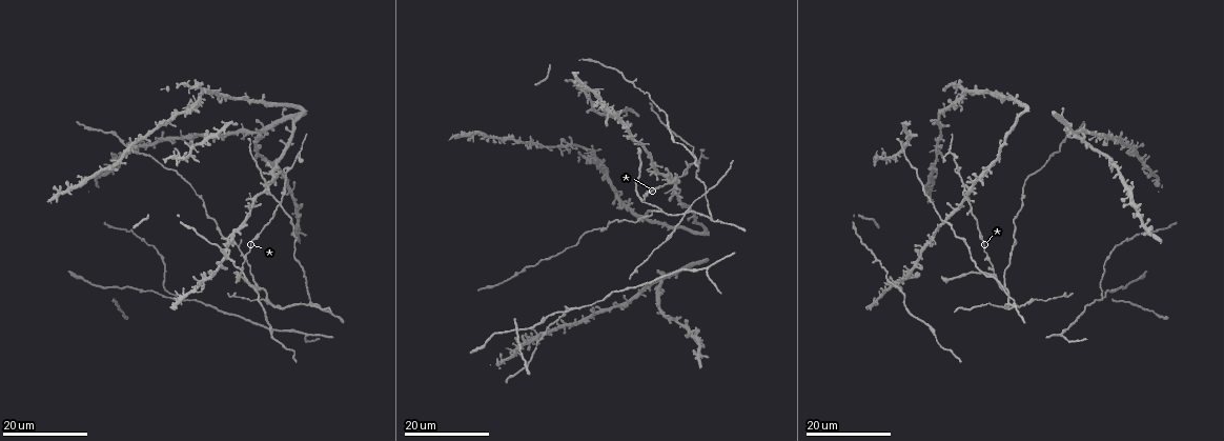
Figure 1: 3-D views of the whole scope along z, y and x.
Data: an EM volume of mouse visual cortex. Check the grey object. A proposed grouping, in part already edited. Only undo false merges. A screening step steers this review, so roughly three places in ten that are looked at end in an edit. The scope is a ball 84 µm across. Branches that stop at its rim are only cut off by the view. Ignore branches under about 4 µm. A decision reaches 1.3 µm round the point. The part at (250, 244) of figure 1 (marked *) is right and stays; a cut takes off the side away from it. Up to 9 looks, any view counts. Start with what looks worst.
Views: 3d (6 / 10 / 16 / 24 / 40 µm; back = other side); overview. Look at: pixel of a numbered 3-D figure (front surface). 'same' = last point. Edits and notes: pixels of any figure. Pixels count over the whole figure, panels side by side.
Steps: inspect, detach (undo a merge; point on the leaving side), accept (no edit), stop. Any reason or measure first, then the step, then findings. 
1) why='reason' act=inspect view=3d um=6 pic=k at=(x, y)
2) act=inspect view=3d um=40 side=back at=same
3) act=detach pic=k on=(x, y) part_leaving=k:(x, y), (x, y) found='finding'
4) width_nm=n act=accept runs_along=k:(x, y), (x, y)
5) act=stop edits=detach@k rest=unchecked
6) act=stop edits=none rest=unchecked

why='branch point' act=inspect view=3d um=16 pic=1 at=(308, 337)

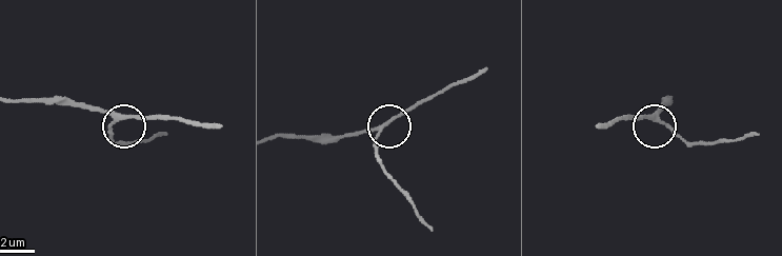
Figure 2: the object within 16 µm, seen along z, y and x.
why='closer look' act=inspect view=3d um=10 pic=2 at=(657, 122)

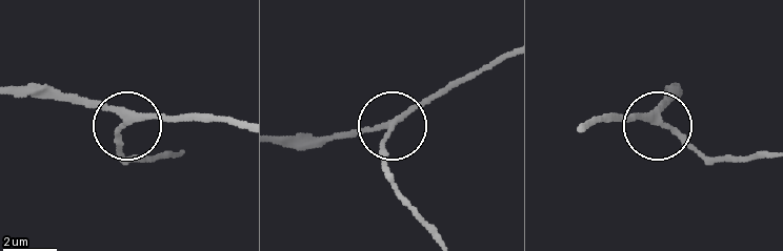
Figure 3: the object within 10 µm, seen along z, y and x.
act=accept runs_along=3:(17, 88), (51, 88), (112, 108), (123, 120), (123, 161) found='all the same neuron'

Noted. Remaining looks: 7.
why='three arms meet' act=inspect view=3d um=24 pic=1 at=(1008, 307)

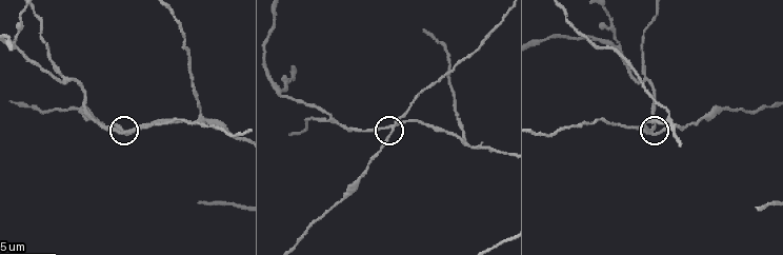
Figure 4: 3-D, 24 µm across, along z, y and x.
act=inspect view=3d um=6 pic=4 at=(393, 130)

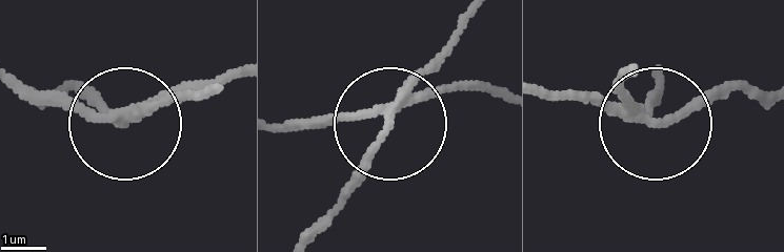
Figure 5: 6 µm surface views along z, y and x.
act=detach pic=5 on=(369, 162) part_leaving=5:(397, 106), (363, 182), (310, 237) found='a second neuron is stuck on'

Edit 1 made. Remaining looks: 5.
why='three-way junction' act=inspect view=3d um=10 pic=4 at=(333, 120)

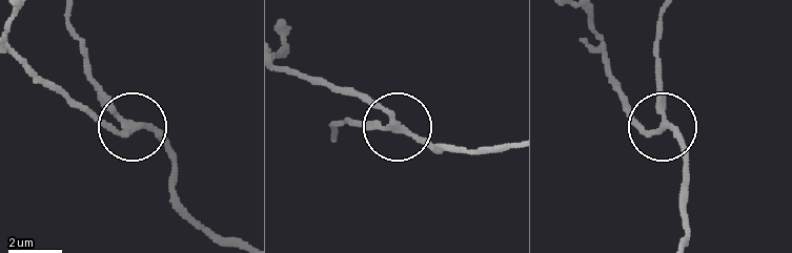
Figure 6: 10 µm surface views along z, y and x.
act=inspect view=3d um=6 pic=6 at=(130, 126)

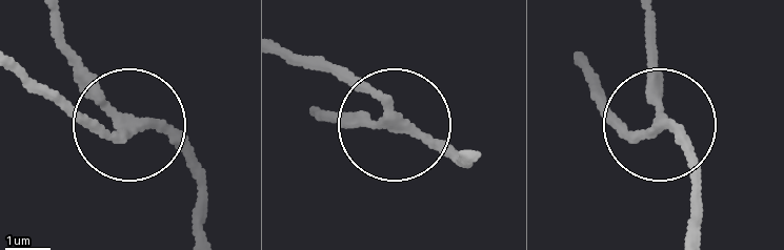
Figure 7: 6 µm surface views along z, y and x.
arms=3 act=accept runs_along=7:(576, 61), (621, 121), (650, 128), (662, 117), (650, 53) found='all the same neuron'

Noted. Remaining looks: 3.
why='three arms meet' act=inspect view=3d um=16 pic=1 at=(578, 308)

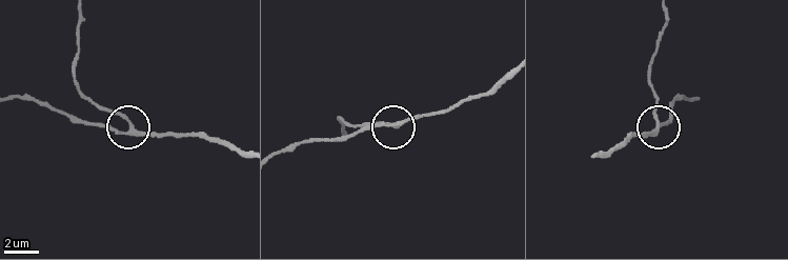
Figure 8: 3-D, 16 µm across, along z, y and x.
act=inspect view=3d um=10 pic=8 at=(133, 130)

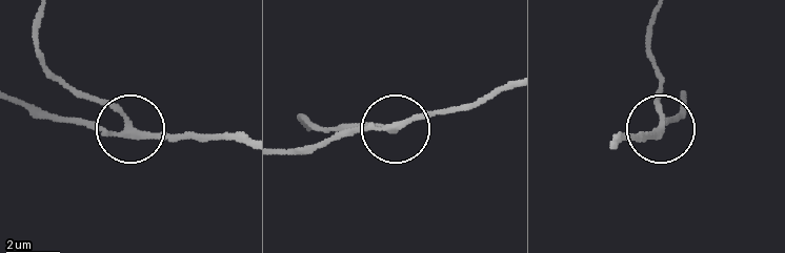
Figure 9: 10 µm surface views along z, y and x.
width_nm=220 act=accept found='all the same neuron'

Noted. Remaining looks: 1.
why='three-way junction' act=inspect view=3d um=16 pic=4 at=(202, 115)

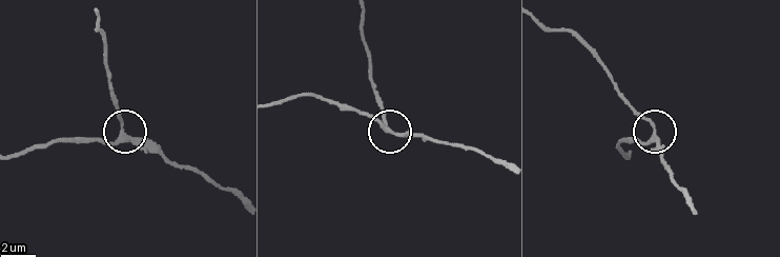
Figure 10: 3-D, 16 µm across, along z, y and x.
width_nm=190 act=accept found='all the same neuron'

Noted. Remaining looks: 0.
act=stop edits=detach@5 rest=unchecked

